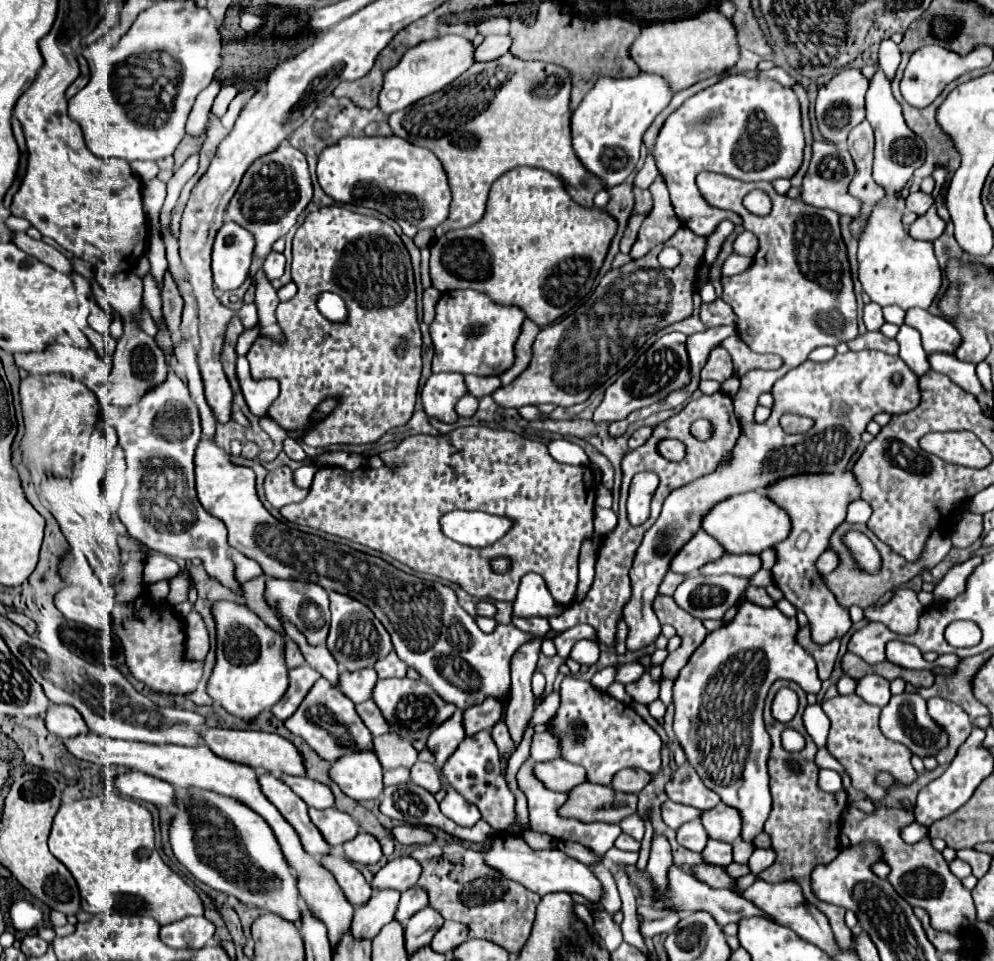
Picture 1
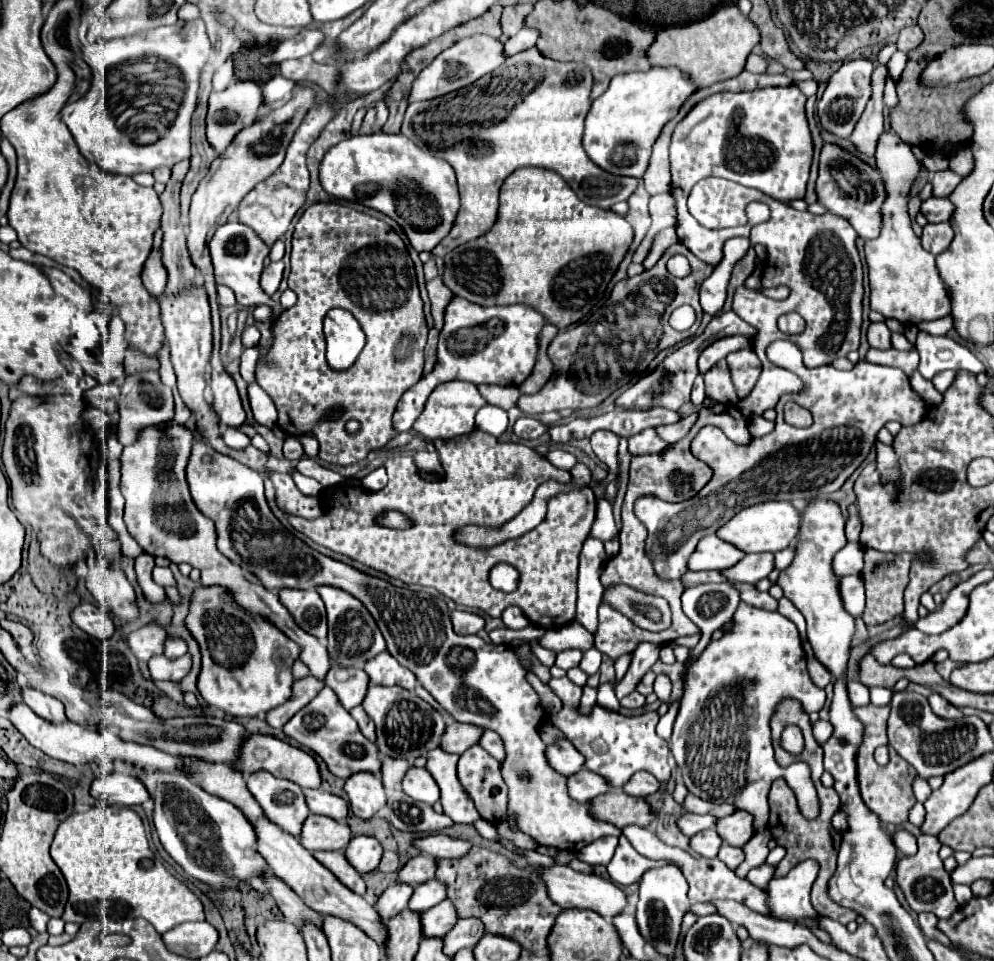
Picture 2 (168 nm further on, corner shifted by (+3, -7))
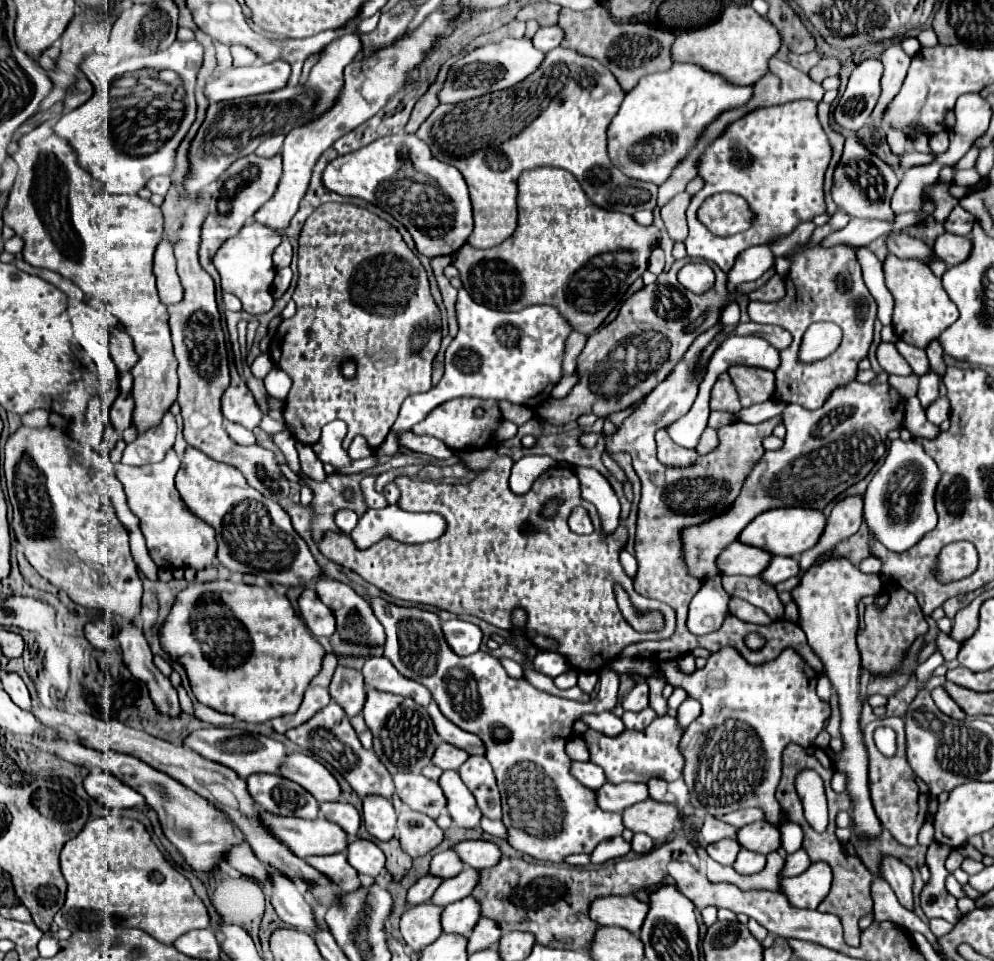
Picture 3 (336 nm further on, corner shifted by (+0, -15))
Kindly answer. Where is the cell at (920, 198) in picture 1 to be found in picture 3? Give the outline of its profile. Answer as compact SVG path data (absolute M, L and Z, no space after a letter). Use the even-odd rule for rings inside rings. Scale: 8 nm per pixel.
M961 205L955 211L951 211L949 219L945 221L945 229L955 235L969 235L973 231L973 225L975 225L975 215L965 211Z

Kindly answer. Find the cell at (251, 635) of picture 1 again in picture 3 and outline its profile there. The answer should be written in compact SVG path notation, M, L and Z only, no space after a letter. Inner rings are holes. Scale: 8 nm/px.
M215 579L209 583L195 581L179 591L159 629L159 643L171 661L185 667L197 701L247 723L265 723L295 713L311 679L321 671L325 657L323 645L309 633L285 593L275 591L271 585L257 587L233 583L231 579Z

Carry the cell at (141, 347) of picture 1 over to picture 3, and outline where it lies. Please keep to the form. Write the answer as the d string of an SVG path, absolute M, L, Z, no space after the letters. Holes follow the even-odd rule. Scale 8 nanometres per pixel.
M169 413L167 417L163 417L163 423L159 423L159 427L145 431L125 447L121 463L141 466L163 461L167 451L175 443L175 433L177 433L177 423L175 423L175 417Z

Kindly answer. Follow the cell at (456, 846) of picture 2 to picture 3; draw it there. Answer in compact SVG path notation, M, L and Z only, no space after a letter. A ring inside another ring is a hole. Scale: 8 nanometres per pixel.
M461 841L455 845L455 851L459 851L459 857L463 857L463 863L475 869L489 869L495 867L501 861L501 849L493 841Z

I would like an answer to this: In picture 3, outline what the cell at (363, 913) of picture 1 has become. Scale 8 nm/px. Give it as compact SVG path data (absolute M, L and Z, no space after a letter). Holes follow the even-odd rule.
M425 875L421 877L407 893L407 901L409 905L419 905L419 903L425 903L433 897L433 893L437 891L439 883L443 883L441 877L435 877L435 875Z

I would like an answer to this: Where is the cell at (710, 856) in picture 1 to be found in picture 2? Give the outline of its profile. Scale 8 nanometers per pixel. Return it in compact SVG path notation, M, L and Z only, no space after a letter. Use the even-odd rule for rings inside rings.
M724 843L724 845L720 847L720 851L718 851L718 859L724 861L724 863L728 865L728 869L736 869L736 867L742 863L744 853L742 853L742 849L738 849L738 847L730 847L730 845Z

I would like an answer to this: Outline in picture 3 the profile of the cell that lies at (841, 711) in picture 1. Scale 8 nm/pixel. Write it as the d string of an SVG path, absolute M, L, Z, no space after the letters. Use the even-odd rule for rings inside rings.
M885 717L885 719L877 719L873 723L869 723L865 727L865 745L867 745L867 753L869 753L869 789L871 789L871 801L875 807L875 813L881 821L881 825L885 829L889 829L889 833L905 847L915 847L917 845L917 833L921 829L921 825L925 823L927 817L927 803L929 803L929 793L923 793L917 781L917 775L913 773L909 761L907 761L907 745L905 745L905 721L899 717ZM883 725L883 727L891 727L897 733L897 753L895 757L885 757L873 741L873 733L875 729Z

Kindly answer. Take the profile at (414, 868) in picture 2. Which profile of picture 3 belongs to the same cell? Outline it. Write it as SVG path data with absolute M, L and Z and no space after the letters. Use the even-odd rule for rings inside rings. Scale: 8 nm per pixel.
M447 849L443 853L437 853L431 861L431 875L443 875L443 879L447 877L455 877L459 871L463 869L463 861L459 859L459 855L453 849Z

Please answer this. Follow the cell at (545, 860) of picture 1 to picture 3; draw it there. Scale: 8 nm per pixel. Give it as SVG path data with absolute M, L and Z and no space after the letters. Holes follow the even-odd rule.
M603 897L591 905L591 919L605 927L623 927L639 935L649 903L639 901L637 897Z

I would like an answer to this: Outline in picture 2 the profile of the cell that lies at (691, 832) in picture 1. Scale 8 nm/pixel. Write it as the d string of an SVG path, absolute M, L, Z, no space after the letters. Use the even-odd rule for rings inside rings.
M706 829L690 837L690 847L702 857L710 857L710 859L716 857L716 851L720 849L720 845L722 845L722 839L714 829Z

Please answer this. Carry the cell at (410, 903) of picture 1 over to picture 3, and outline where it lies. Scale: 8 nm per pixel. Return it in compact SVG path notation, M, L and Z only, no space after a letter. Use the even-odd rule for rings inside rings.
M465 867L459 875L451 877L451 879L445 879L439 887L439 891L435 891L433 895L433 903L435 905L449 905L449 903L455 903L457 899L463 899L467 895L473 893L473 889L477 887L479 883L479 869L471 869L471 867Z

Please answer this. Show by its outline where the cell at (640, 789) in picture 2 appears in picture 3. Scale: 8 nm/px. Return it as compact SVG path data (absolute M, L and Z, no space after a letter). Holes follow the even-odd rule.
M651 779L649 783L649 791L651 791L651 799L655 799L655 801L661 801L661 803L673 803L675 801L675 797L671 795L671 791L667 789L667 781L663 781L663 779Z

